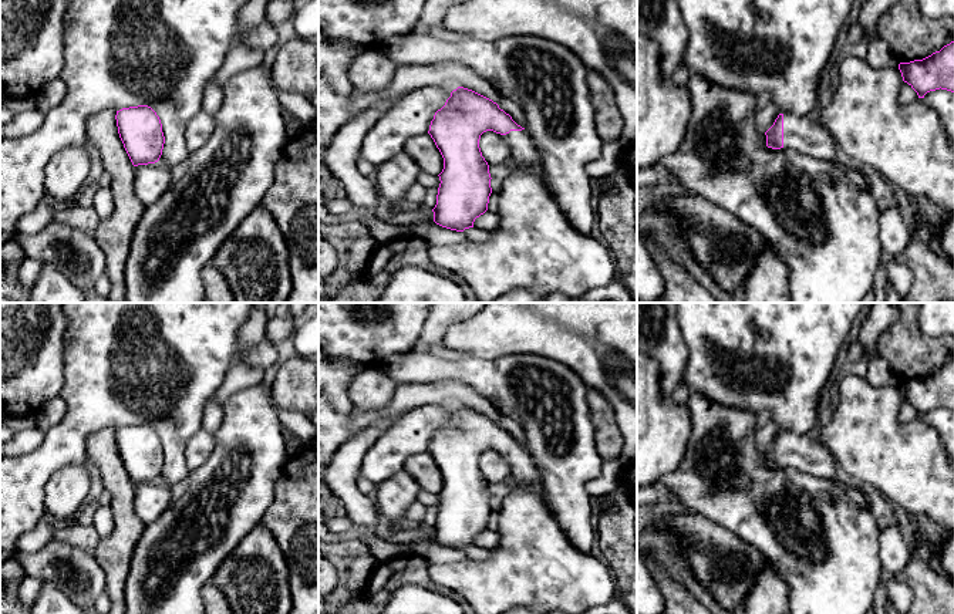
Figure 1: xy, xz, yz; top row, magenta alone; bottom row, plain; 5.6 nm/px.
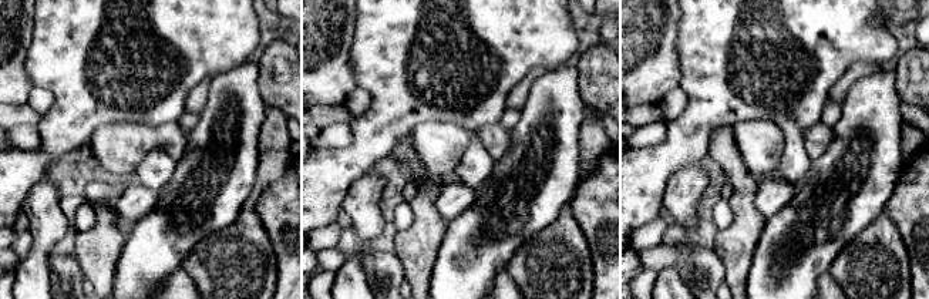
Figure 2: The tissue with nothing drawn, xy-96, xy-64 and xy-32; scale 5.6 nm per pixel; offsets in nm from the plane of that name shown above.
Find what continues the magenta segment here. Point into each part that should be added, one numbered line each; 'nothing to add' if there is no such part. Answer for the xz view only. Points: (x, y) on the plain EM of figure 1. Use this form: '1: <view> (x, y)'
1: xz (523, 472)

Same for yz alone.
1: yz (805, 452)

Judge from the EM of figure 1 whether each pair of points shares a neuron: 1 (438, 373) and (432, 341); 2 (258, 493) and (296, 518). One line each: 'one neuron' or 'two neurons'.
1: two neurons
2: two neurons

